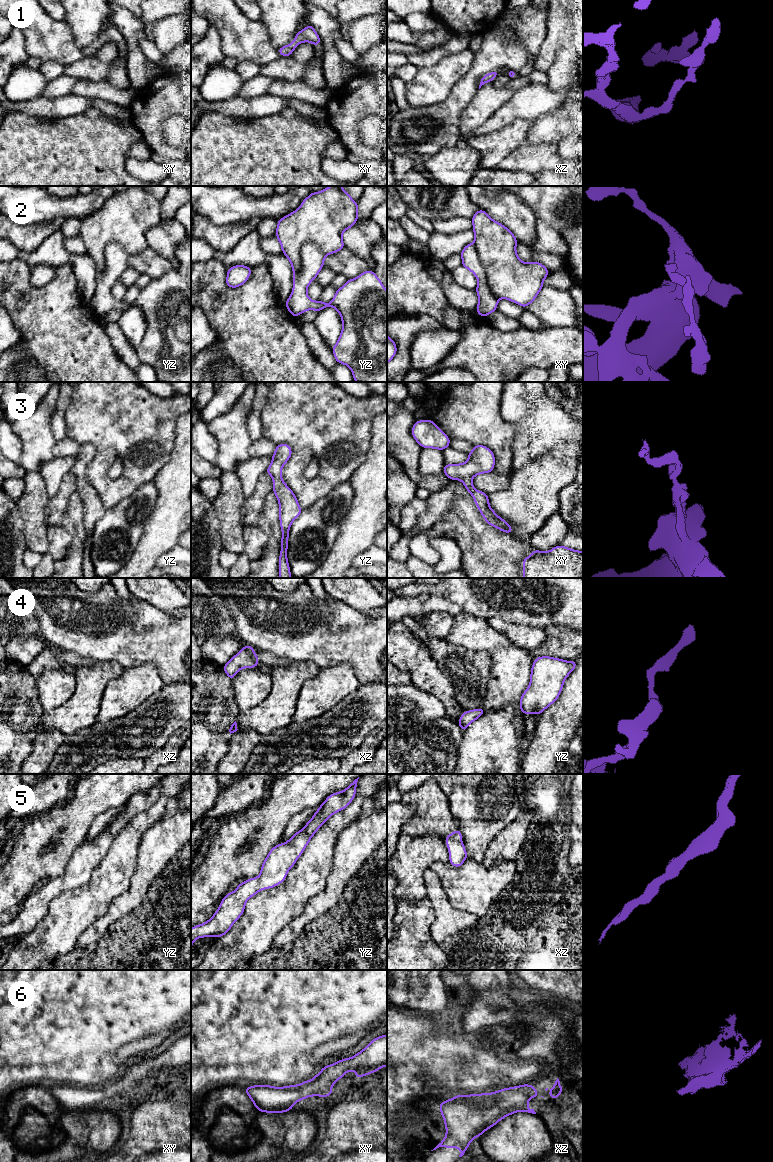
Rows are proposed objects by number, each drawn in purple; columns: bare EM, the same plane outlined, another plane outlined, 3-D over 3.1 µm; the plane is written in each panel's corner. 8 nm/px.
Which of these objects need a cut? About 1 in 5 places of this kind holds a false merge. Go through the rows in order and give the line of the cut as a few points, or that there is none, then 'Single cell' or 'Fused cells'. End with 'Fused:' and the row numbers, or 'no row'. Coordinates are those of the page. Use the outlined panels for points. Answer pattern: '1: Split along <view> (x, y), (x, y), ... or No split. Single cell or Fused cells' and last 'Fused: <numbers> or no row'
1: No split. Single cell
2: No split. Single cell
3: No split. Single cell
4: No split. Single cell
5: No split. Single cell
6: No split. Single cell
Fused: no row

